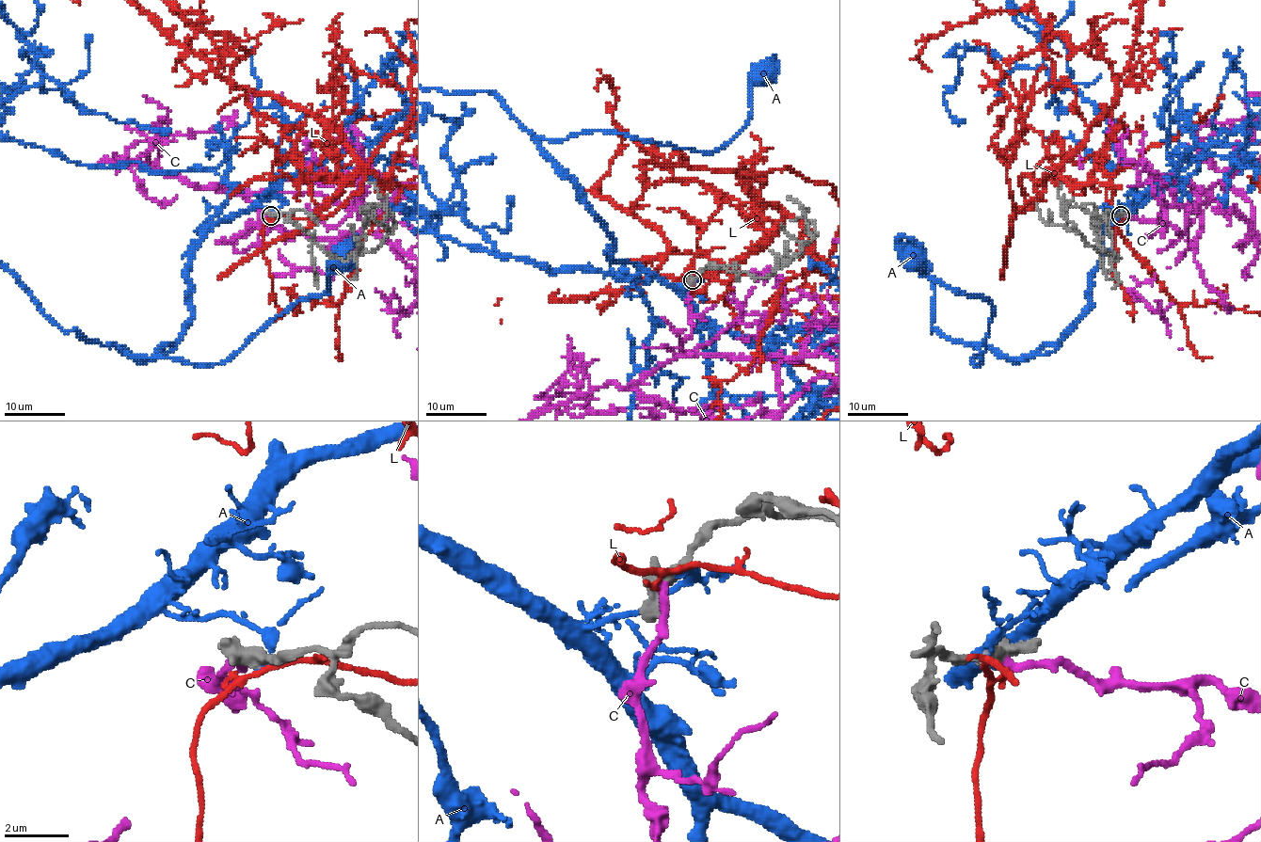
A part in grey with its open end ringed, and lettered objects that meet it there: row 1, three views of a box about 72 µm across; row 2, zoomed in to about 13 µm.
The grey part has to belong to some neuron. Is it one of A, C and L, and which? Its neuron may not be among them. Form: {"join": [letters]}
{"join": ["C"]}

